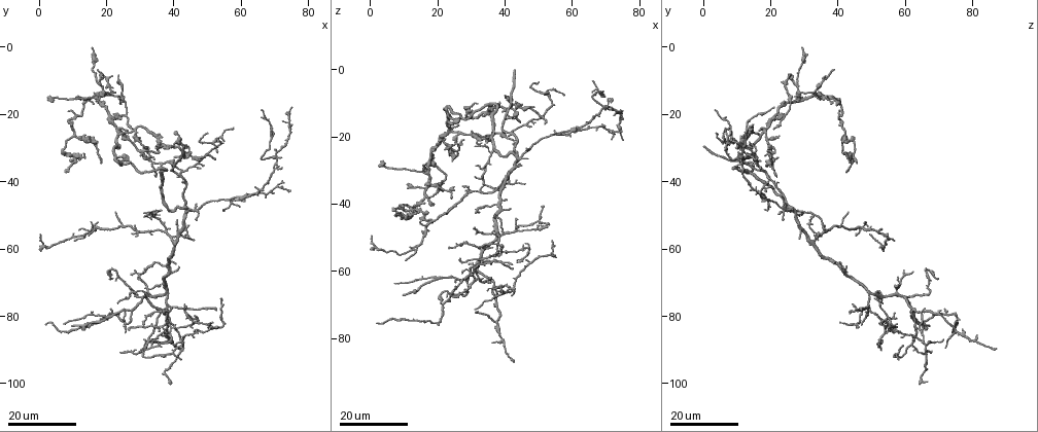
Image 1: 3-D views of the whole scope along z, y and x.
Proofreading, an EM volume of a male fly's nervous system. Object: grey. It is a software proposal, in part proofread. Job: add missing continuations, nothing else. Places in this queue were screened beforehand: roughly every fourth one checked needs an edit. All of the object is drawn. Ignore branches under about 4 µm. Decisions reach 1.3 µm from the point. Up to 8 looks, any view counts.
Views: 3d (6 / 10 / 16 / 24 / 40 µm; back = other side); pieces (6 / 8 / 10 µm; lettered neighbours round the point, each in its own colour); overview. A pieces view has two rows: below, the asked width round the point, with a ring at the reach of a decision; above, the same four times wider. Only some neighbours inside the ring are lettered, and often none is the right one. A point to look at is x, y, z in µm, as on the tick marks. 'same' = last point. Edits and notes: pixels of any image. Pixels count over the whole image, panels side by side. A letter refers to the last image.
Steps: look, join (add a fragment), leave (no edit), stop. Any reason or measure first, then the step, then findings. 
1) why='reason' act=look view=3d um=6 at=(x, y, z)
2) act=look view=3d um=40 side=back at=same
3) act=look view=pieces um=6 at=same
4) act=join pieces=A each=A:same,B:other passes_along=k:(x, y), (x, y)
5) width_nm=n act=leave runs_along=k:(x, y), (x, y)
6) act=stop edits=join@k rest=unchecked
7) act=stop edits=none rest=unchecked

why='branch stops here' act=look view=3d um=16 at=(10.0, 82.5, 66.5)

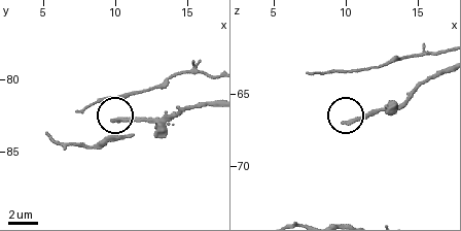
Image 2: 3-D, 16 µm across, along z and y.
why='what lies round it' act=look view=pieces um=10 at=(10.0, 82.8, 67.0)

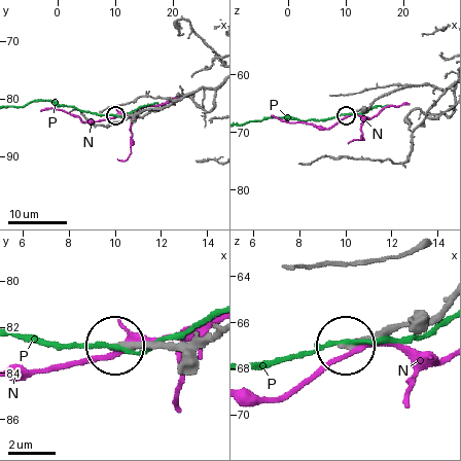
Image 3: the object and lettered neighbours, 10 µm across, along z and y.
act=leave each=N:other,P:other runs_along=3:(209, 334), (191, 343), (116, 343) found='none of them fits'

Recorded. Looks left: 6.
why='branch stops here' act=look view=3d um=24 at=(30.5, 82.0, 46.5)

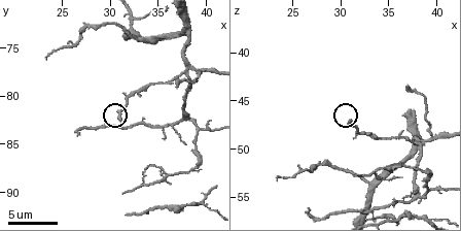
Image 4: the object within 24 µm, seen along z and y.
act=look view=pieces um=10 at=(31.0, 82.6, 47.2)

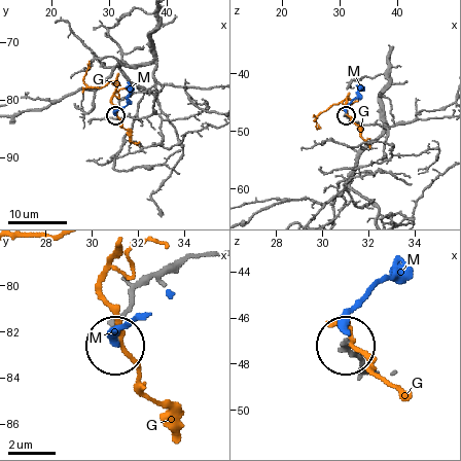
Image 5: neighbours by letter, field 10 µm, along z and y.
act=leave each=G:other,M:other found='none of them fits'

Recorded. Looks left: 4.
act=look view=pieces um=6 at=(26.8, 84.0, 56.4)

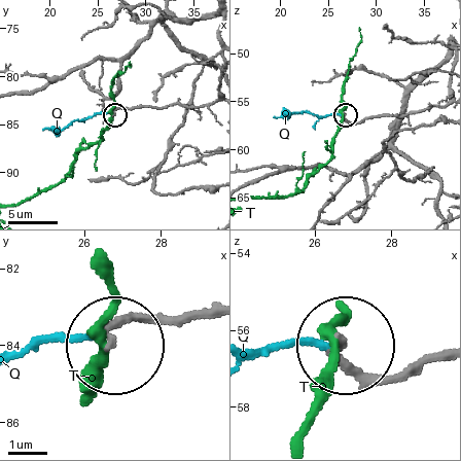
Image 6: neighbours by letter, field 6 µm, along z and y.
act=join pieces=Q each=Q:same,T:other found='it goes on there'

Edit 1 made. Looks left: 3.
act=look view=overview

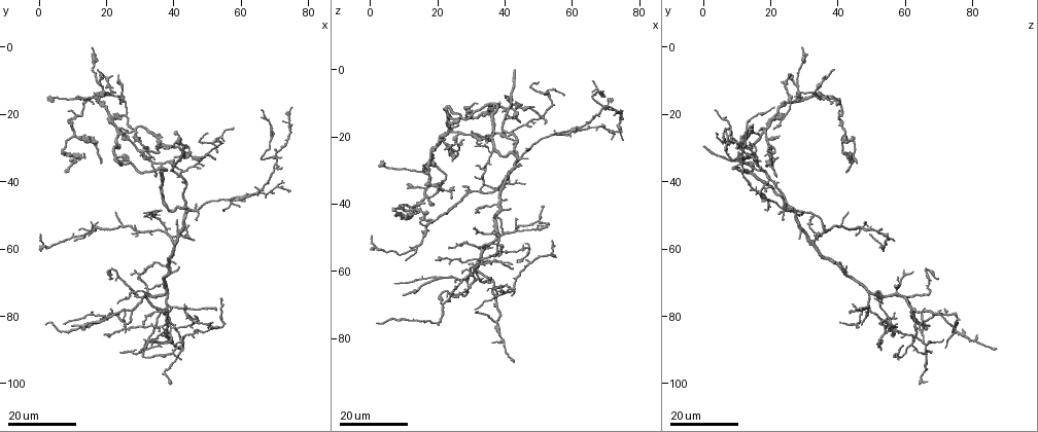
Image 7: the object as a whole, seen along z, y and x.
why='long arm stops here' act=look view=3d um=24 at=(43.0, 29.5, 0.0)

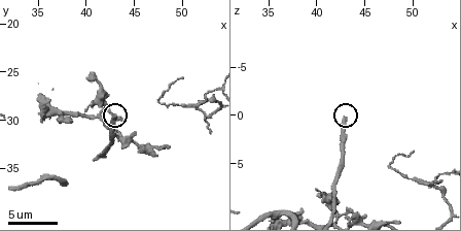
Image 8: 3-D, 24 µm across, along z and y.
act=look view=pieces um=10 at=(43.0, 29.8, 0.6)

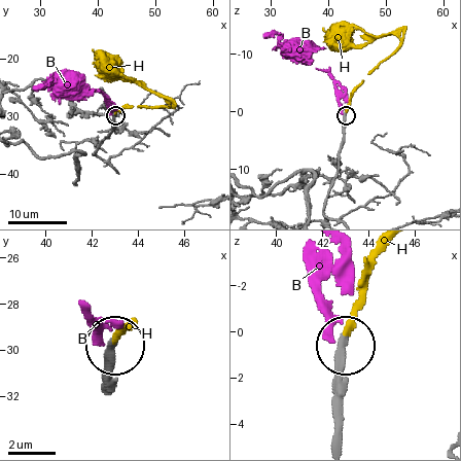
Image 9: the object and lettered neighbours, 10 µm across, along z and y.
act=join pieces=H each=B:other,H:same passes_along=9:(333, 397), (333, 358), (375, 252) found='the neuron continues'

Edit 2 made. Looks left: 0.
act=stop edits=join@6,join@9 rest=unchecked

